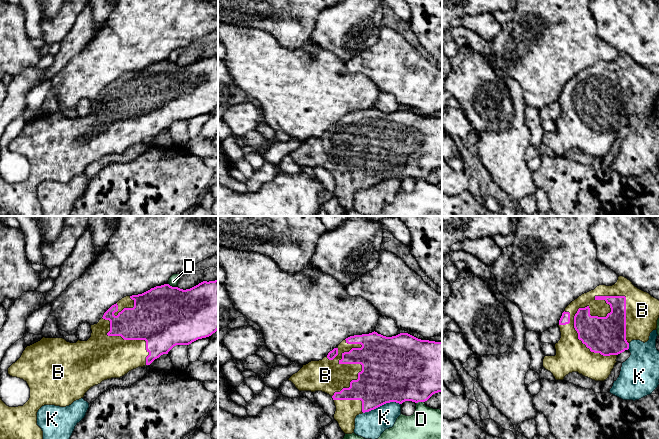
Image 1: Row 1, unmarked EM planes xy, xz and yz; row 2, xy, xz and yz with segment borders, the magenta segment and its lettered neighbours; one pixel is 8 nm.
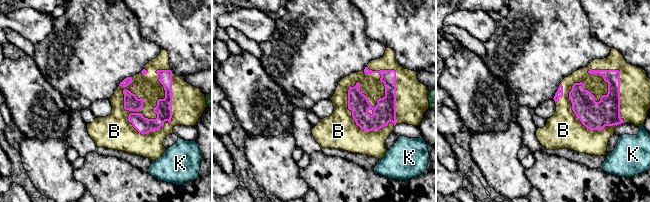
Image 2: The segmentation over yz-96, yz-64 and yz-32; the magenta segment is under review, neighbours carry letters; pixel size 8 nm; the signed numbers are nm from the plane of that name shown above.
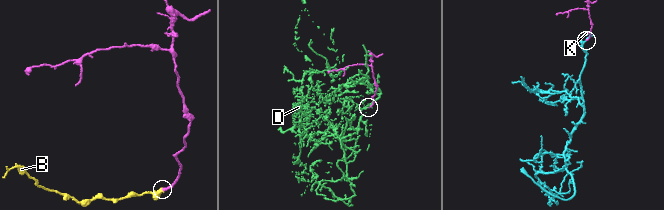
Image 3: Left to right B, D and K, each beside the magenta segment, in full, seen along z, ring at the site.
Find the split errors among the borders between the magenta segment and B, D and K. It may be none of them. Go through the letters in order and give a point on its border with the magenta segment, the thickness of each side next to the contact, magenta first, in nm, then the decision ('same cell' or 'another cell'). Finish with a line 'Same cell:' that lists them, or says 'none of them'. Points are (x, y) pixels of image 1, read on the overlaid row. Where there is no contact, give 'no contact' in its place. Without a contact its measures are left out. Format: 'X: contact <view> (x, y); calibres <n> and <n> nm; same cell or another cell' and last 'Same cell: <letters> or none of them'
B: contact yz (576, 313); calibres 280 and 160 nm; same cell
D: contact xy (171, 286); calibres 500 and 80 nm; another cell
K: contact xz (381, 405); calibres 440 and 220 nm; another cell
Same cell: B

